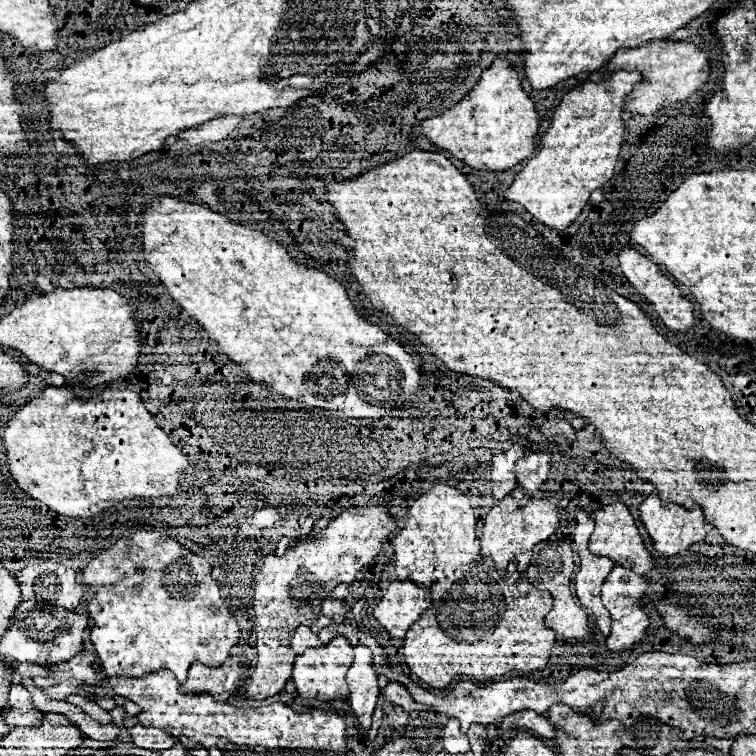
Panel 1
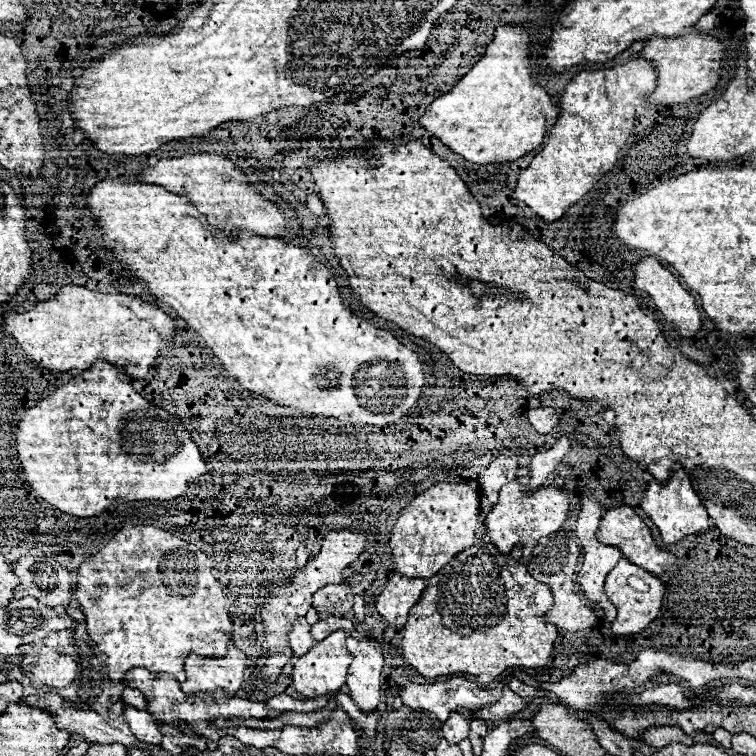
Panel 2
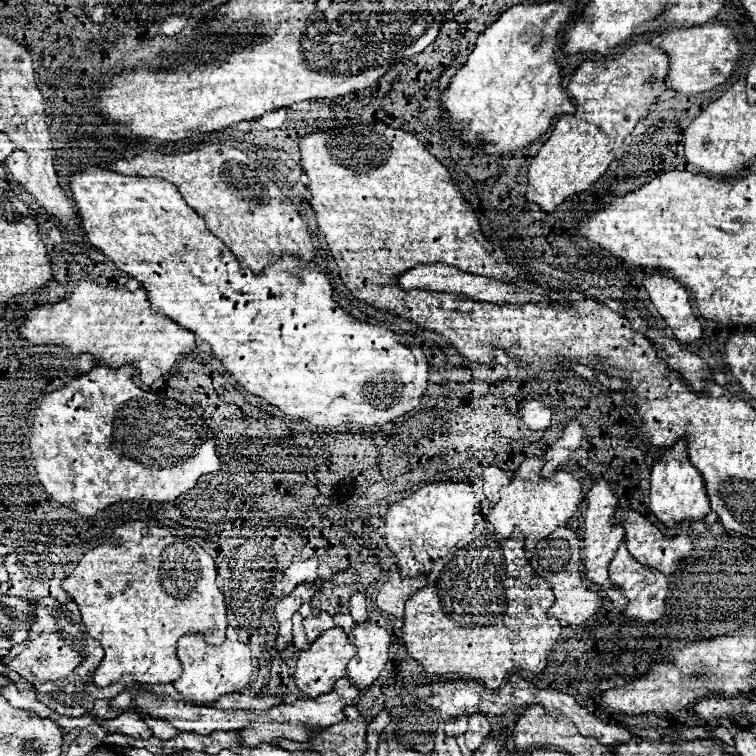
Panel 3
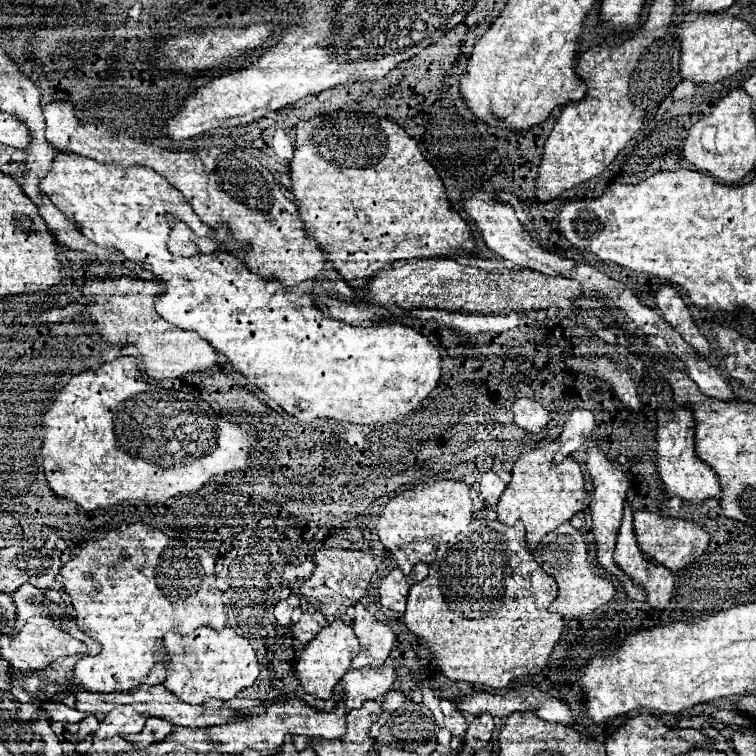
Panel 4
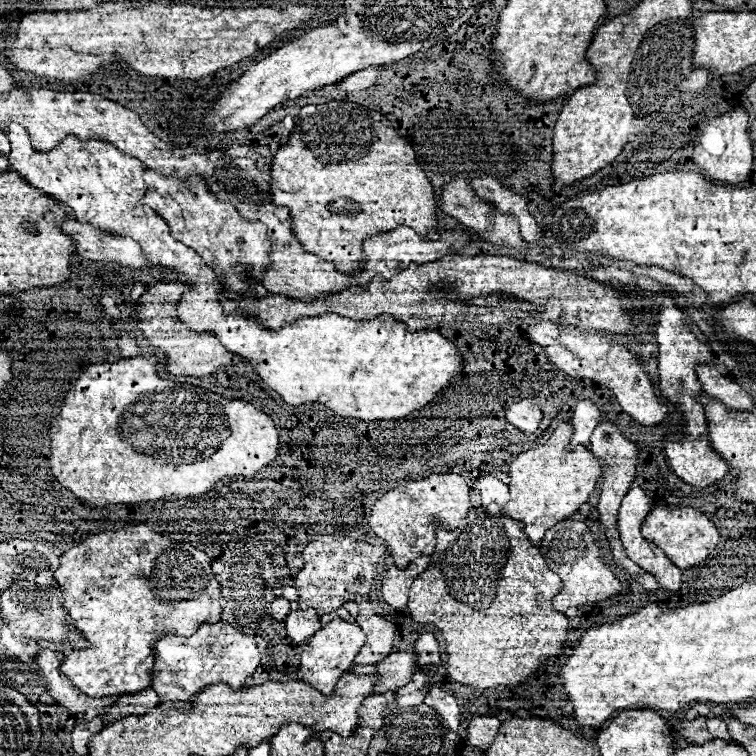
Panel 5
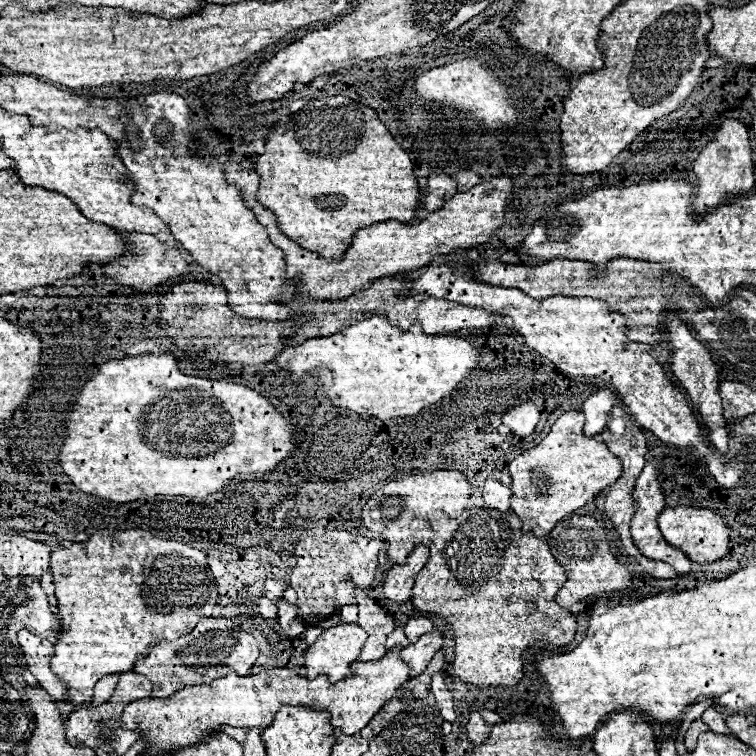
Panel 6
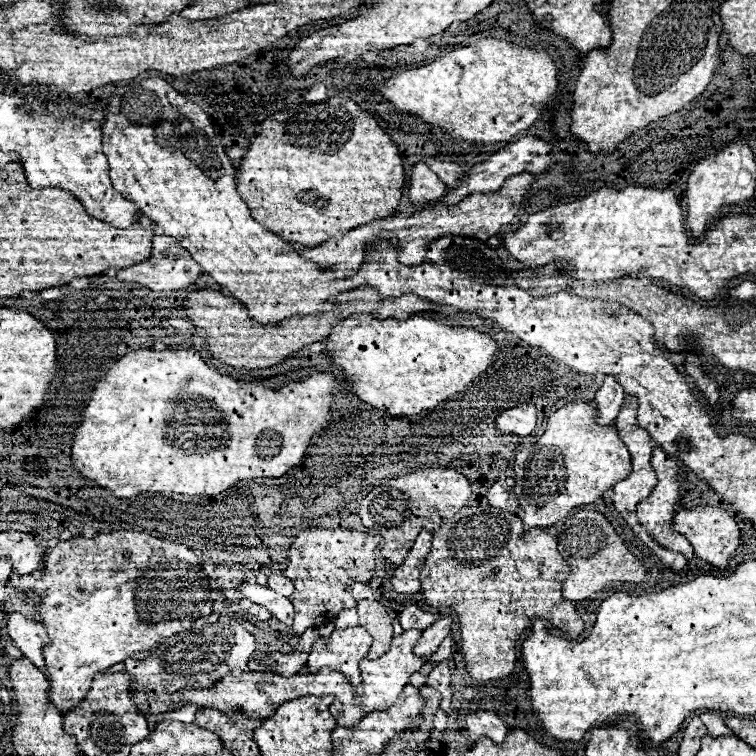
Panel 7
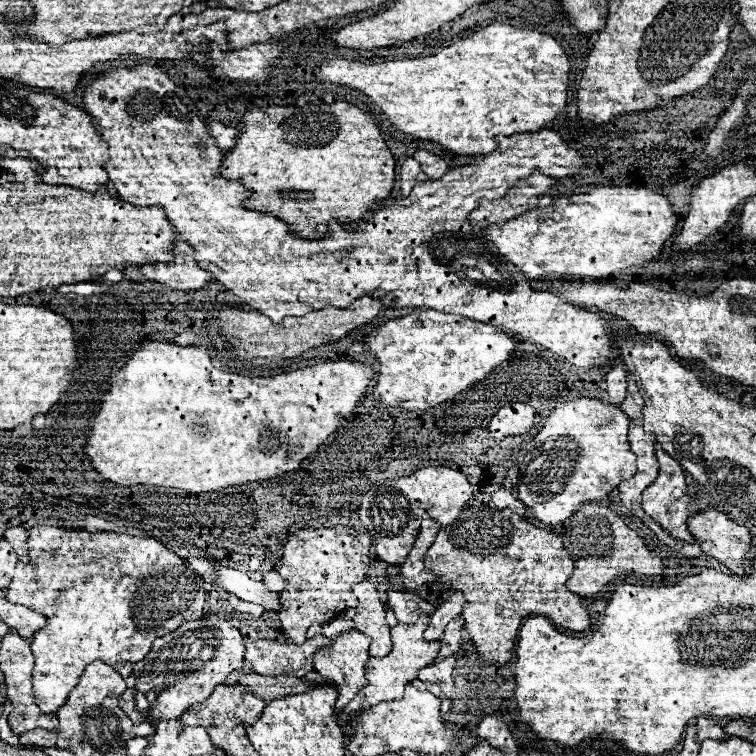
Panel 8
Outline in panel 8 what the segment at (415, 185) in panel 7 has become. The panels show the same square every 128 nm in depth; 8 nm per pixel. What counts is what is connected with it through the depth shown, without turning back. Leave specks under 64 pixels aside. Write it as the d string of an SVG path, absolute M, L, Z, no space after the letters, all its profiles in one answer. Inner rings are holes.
M414 158L404 160L404 164L400 166L400 194L408 196L414 184L420 180L428 180L428 176L420 170L420 162L416 162Z

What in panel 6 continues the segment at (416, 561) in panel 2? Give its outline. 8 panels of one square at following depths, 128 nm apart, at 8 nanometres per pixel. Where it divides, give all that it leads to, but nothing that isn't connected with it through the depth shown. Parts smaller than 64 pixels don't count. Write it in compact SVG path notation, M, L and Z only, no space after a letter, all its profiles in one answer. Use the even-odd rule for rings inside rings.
M434 470L426 474L414 474L406 476L402 480L390 482L382 488L382 508L386 510L384 514L390 514L392 524L388 524L388 556L396 564L404 564L404 558L412 552L416 544L430 544L434 538L434 530L430 526L428 514L430 510L442 510L450 518L458 518L462 510L466 510L470 498L470 484L466 476L458 470Z

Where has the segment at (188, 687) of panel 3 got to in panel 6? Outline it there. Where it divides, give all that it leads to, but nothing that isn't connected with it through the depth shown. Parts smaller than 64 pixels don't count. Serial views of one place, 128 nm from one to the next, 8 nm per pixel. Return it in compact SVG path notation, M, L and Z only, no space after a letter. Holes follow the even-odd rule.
M202 618L196 628L180 636L176 640L164 640L152 648L152 652L138 660L132 668L136 674L144 674L152 682L152 696L166 698L182 686L198 686L208 684L218 676L236 672L250 674L250 666L254 666L258 658L258 644L252 634L240 630L228 618Z

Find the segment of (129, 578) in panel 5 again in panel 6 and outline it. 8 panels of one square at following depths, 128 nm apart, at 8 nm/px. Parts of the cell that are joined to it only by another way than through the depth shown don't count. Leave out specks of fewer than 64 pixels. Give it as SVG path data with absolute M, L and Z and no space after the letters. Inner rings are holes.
M130 528L130 530L99 530L90 536L86 542L76 542L70 548L58 548L52 552L50 570L54 576L56 586L56 600L58 600L58 620L62 630L56 634L56 654L52 656L52 672L60 676L68 686L68 704L80 706L92 702L94 684L114 672L130 672L134 662L138 662L138 654L154 648L156 640L176 640L200 622L200 618L214 616L214 618L234 618L240 630L250 632L256 640L268 640L276 644L282 640L290 640L278 622L260 624L256 620L256 612L250 612L256 606L256 600L264 594L264 586L250 588L250 596L246 596L246 584L254 584L256 580L232 580L228 576L214 576L208 566L198 568L198 548L186 546L184 542L156 538L146 530Z

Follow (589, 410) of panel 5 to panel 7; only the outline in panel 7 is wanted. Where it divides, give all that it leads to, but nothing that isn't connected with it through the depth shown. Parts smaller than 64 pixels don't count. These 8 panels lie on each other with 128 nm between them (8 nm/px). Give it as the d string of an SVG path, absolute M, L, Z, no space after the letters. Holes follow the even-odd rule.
M606 376L604 384L596 392L596 398L592 400L592 406L598 408L600 424L612 424L616 420L616 414L620 412L620 406L624 402L624 388L614 380L614 376Z

